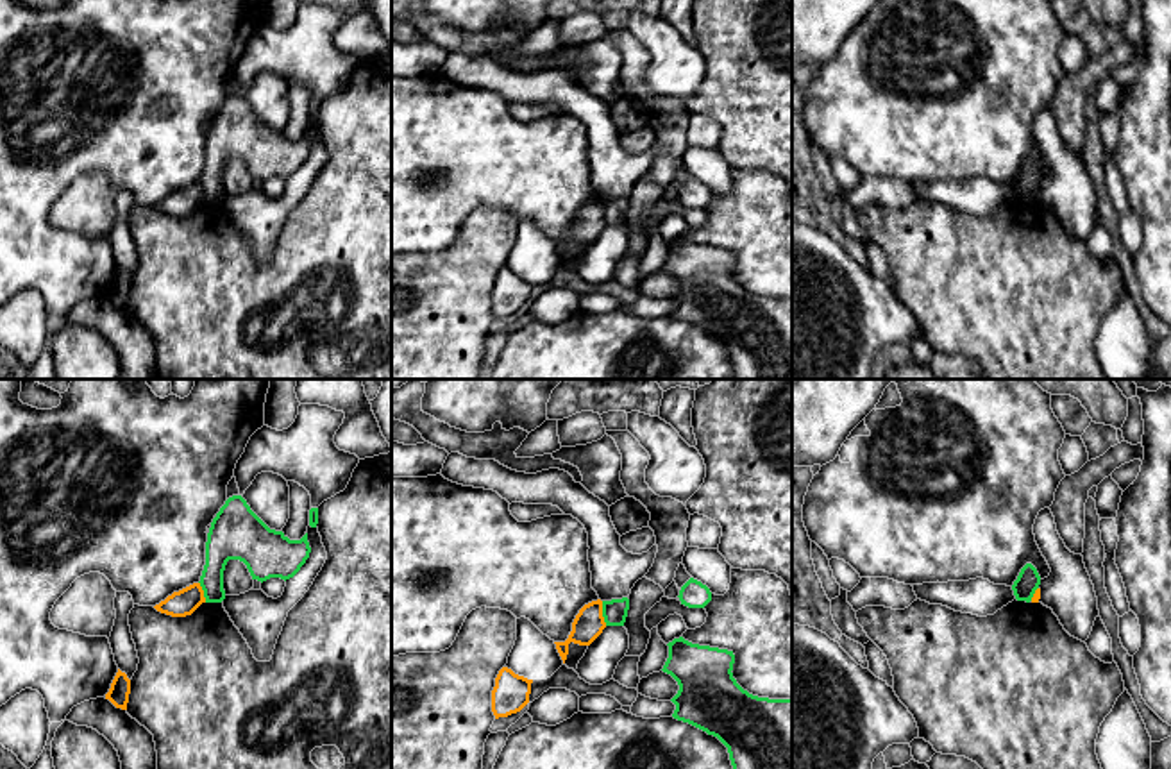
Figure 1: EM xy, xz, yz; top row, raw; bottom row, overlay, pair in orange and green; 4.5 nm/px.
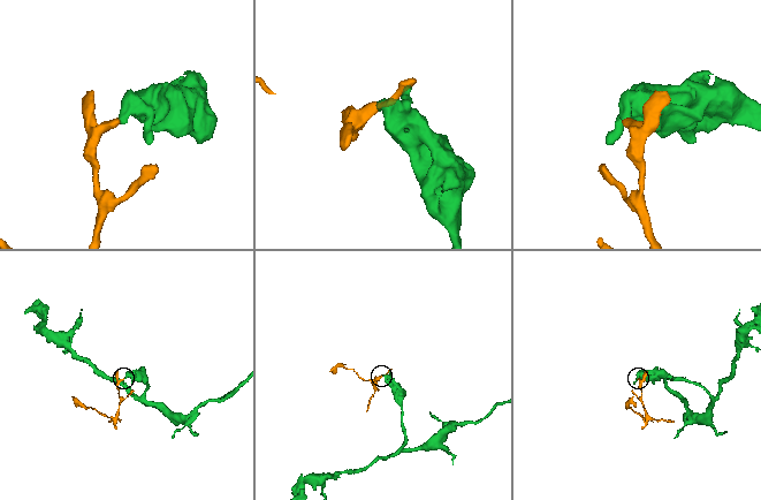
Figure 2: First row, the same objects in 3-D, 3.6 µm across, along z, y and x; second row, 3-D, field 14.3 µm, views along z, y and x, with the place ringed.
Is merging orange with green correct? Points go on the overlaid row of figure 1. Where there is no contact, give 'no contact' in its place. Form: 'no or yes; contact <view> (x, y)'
no; contact xz (601, 614)

